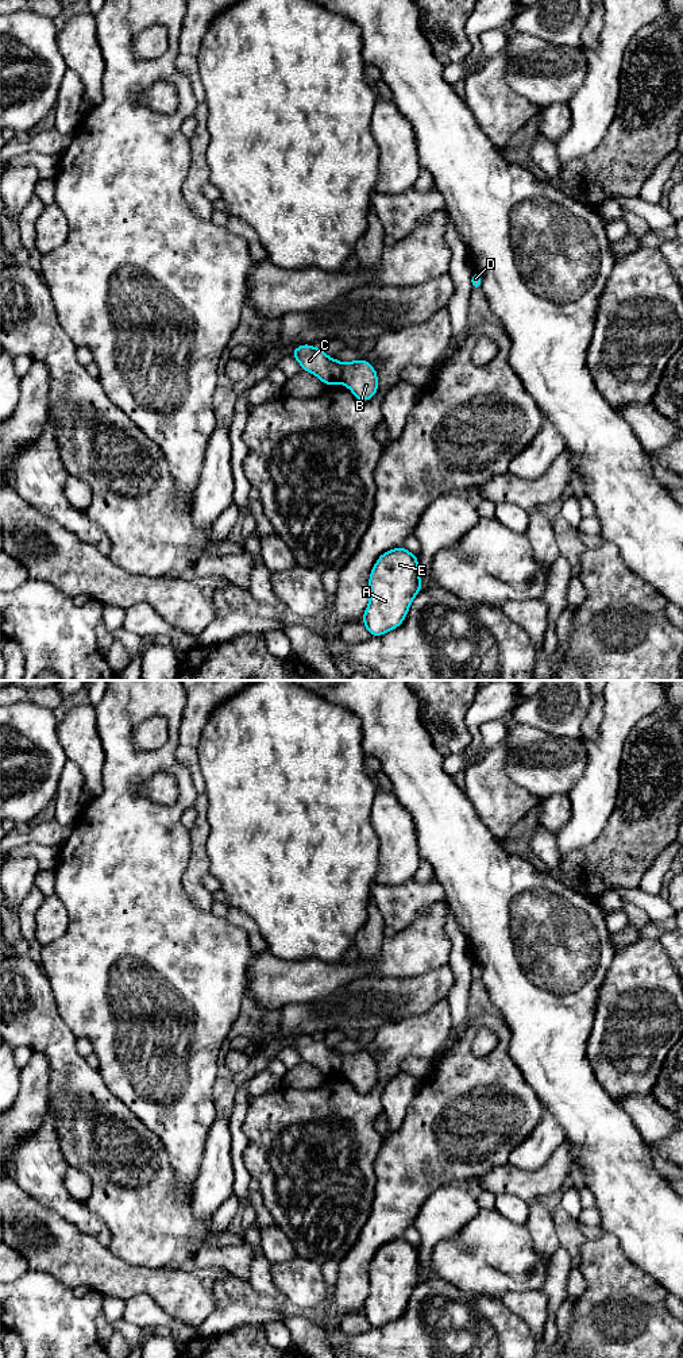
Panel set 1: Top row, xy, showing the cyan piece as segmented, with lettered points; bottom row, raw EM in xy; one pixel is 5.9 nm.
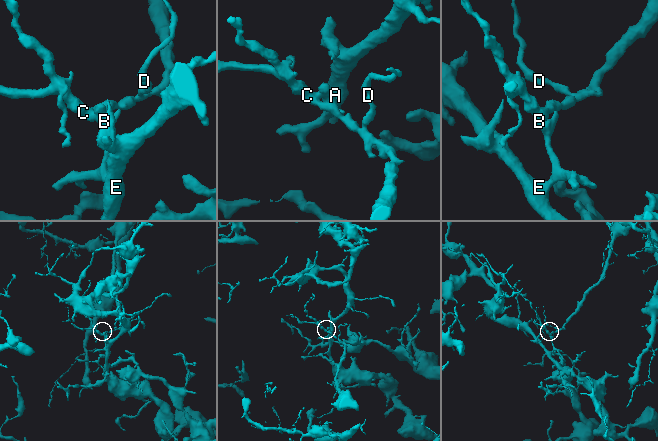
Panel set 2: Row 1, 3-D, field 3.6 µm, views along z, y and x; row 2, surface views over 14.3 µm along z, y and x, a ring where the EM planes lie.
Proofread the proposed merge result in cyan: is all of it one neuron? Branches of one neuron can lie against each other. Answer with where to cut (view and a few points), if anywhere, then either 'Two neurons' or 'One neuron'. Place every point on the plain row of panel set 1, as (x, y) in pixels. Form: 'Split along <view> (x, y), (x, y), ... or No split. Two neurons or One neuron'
Split along xy (343, 1054), (339, 1072). Two neurons

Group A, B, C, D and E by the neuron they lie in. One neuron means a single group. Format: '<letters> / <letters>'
A B E / C D

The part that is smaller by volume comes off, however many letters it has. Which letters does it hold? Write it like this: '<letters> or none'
C, D

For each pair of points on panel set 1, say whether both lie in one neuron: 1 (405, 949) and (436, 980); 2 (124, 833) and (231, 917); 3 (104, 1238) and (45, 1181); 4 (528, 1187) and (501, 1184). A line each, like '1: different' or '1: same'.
1: different
2: different
3: same
4: same

